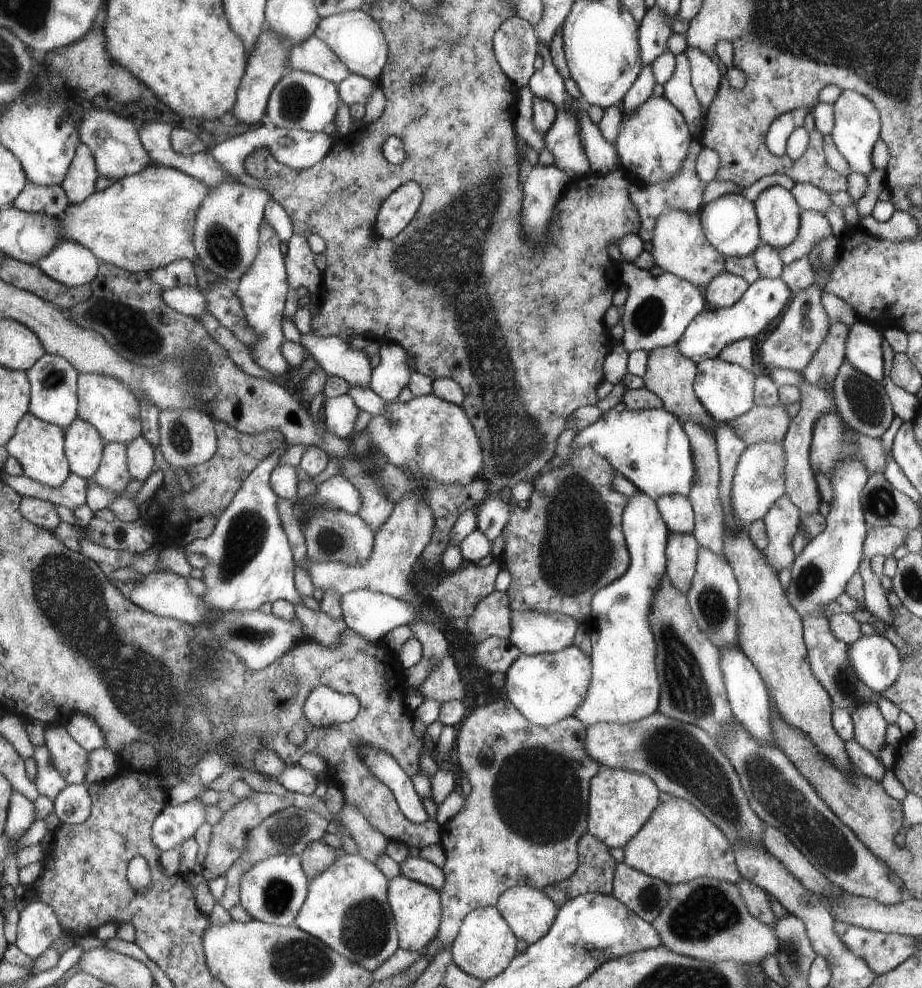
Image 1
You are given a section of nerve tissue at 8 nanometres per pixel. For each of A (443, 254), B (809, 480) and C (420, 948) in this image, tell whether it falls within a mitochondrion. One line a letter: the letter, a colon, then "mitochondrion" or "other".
A: mitochondrion
B: other
C: other

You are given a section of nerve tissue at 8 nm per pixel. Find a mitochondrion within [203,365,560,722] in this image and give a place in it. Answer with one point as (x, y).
(247, 533)

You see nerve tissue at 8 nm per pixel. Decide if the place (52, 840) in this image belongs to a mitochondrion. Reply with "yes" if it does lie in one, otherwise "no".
no

